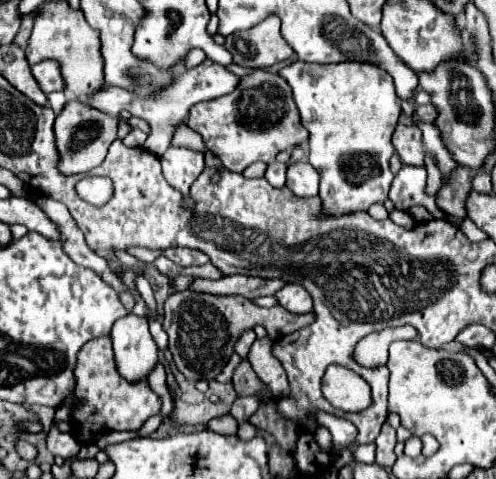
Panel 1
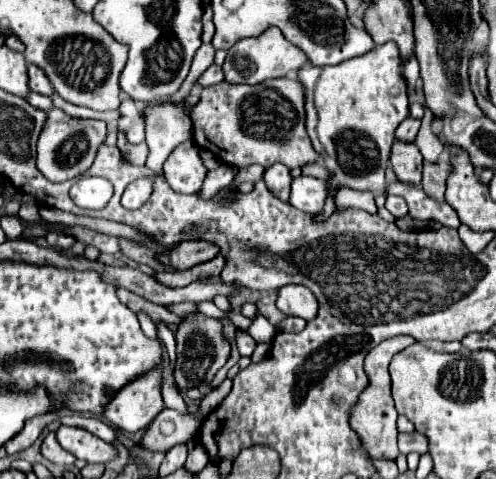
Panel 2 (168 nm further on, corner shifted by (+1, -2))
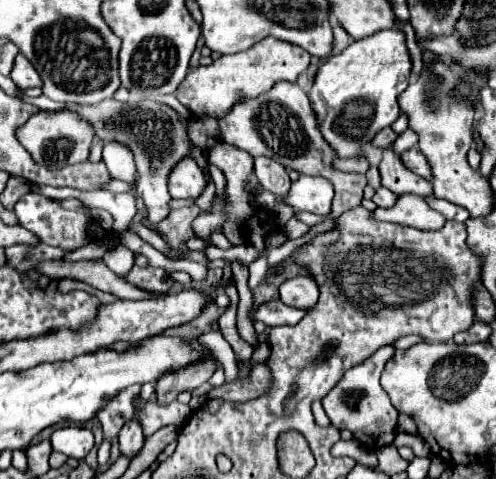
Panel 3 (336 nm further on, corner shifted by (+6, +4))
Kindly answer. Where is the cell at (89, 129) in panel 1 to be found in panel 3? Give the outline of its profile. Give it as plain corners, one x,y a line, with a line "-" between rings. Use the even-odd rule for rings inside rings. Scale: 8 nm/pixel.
39,112
31,116
25,126
17,128
17,140
29,150
37,164
49,168
65,168
69,164
79,164
87,160
89,146
93,140
93,128
73,112

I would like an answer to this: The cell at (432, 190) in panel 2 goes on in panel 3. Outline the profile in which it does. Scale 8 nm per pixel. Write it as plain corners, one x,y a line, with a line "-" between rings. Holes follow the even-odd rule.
411,148
411,150
403,152
403,154
401,154
401,162
403,162
403,164
405,164
405,166
411,170
411,172
419,174
421,178
425,178
425,180
431,180
429,162
427,162
427,158
423,158
423,156
419,154
419,150

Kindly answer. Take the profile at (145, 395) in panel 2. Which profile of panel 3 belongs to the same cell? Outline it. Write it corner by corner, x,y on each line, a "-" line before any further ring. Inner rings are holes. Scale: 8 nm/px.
129,422
121,428
121,432
119,432
119,450
121,450
123,456
133,460
141,452
143,444
145,444
145,438
143,438
143,430
141,430
139,422

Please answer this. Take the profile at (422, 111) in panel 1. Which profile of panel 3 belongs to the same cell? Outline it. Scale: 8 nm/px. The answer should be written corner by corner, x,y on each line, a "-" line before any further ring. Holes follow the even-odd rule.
385,128
385,130
381,130
381,132
375,134
373,146
377,146
377,148
389,148
395,142
395,138
397,138
397,134
391,128

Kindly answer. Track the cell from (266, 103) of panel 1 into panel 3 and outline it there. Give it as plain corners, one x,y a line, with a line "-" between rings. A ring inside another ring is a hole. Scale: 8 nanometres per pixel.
277,82
273,90
261,94
261,98
239,102
233,106
233,110
219,120
221,138
227,144
233,144
251,156
267,156
283,164
285,168
297,170
299,174
307,176
323,176
335,186
335,198
332,200
331,213
327,216
317,216
309,212
295,212
293,216
307,224
314,226
326,220
339,218
345,210
355,208
361,204
363,188
367,186
367,180
363,174
347,174
333,168
335,150
321,138
319,122
315,116
315,110
307,98
307,94
291,82

